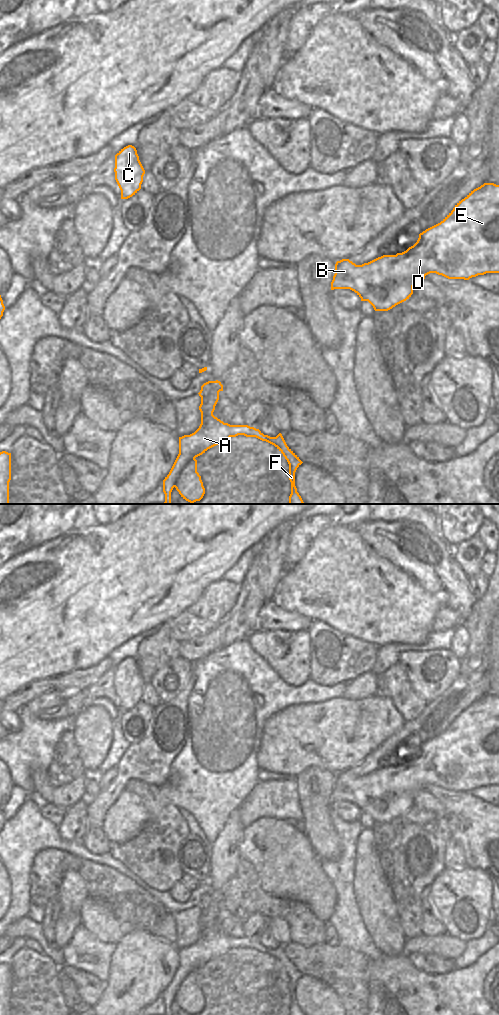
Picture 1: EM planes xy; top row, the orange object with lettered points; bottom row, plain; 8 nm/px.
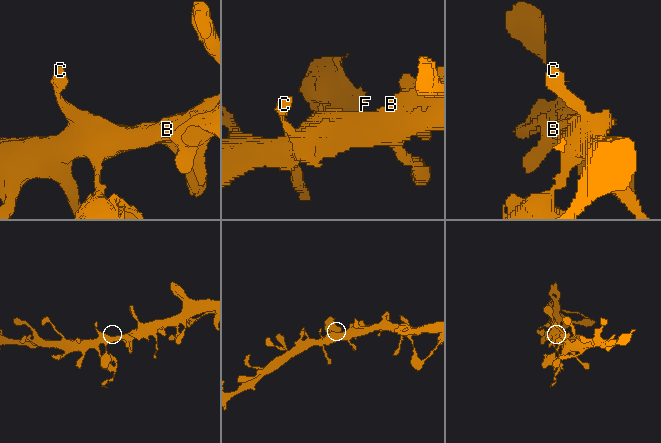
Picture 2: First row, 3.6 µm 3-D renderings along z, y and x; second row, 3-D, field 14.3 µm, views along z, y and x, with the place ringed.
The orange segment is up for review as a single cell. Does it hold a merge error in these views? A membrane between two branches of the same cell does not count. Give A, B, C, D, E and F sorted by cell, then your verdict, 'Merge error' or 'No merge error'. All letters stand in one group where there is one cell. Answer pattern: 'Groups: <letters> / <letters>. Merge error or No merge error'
Groups: A F / B C D E. Merge error.

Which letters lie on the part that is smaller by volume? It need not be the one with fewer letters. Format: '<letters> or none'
A, F

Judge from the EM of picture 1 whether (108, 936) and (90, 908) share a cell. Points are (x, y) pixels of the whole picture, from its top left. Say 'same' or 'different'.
same

